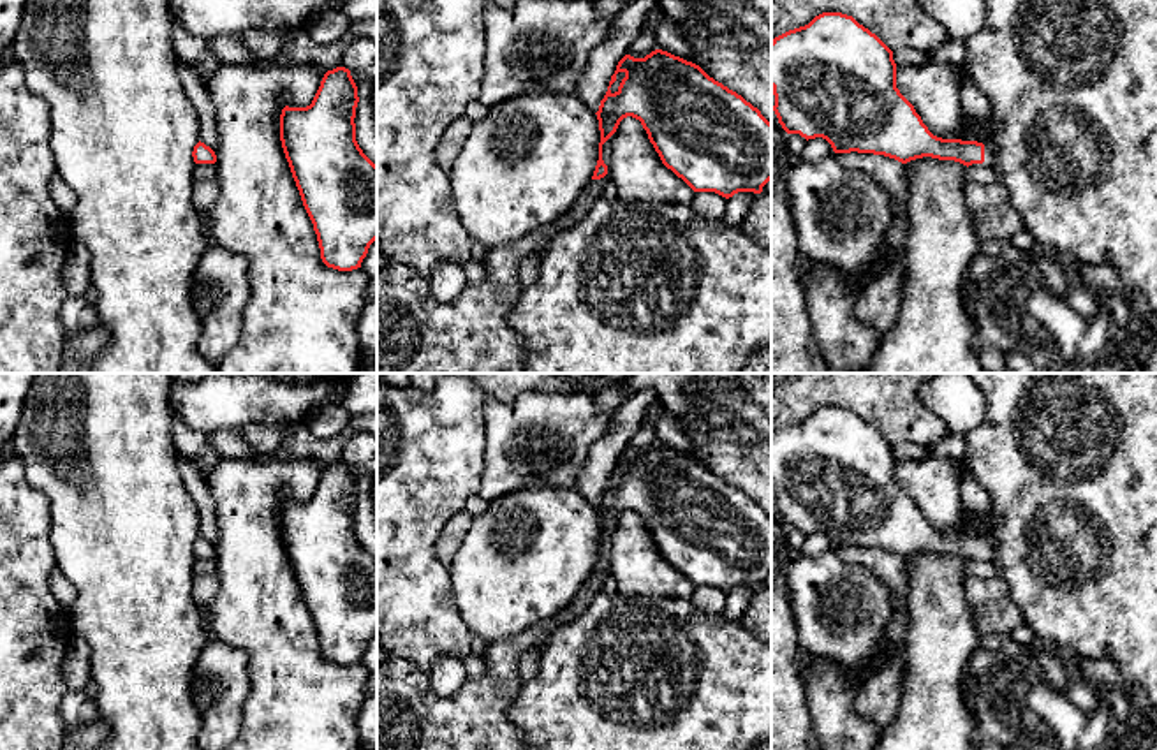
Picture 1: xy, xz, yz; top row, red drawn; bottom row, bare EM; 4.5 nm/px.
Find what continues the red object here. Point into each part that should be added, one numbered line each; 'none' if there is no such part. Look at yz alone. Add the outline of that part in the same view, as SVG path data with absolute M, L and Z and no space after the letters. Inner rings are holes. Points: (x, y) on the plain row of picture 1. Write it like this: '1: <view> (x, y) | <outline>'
1: yz (988, 541) | M986 533L983 539L984 539L984 556L983 556L983 560L993 562L993 558L995 558L995 539L990 533Z

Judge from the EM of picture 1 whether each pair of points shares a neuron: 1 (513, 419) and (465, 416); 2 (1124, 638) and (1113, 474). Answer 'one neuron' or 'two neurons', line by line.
1: two neurons
2: one neuron

